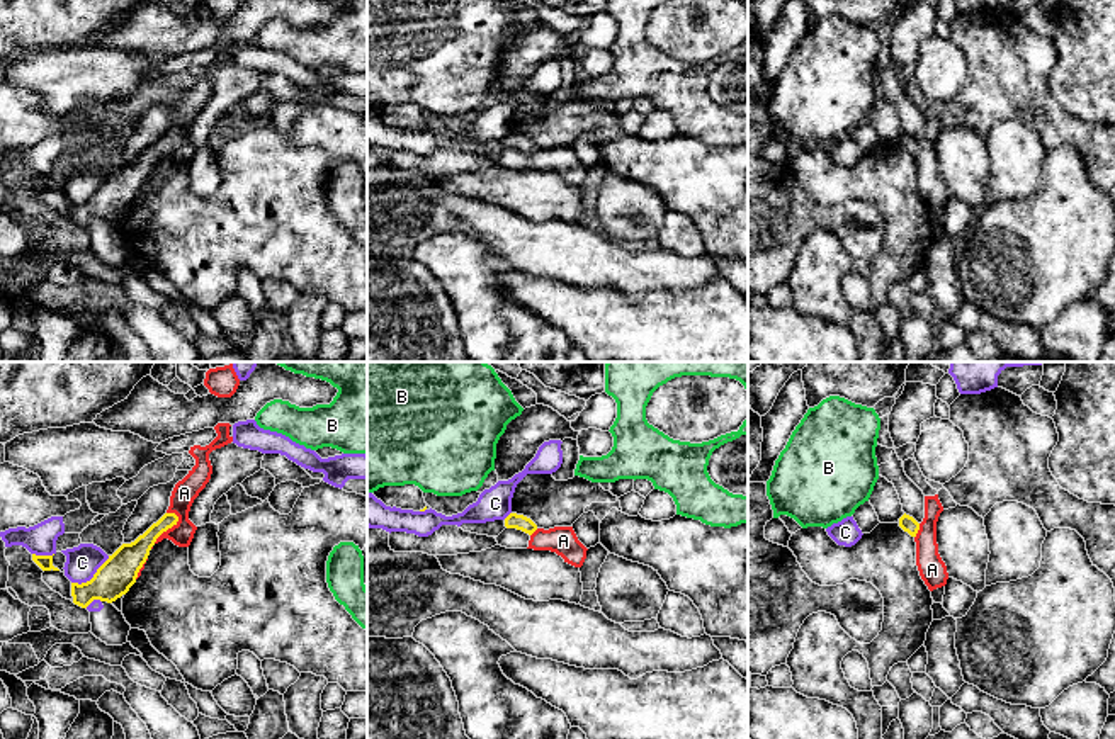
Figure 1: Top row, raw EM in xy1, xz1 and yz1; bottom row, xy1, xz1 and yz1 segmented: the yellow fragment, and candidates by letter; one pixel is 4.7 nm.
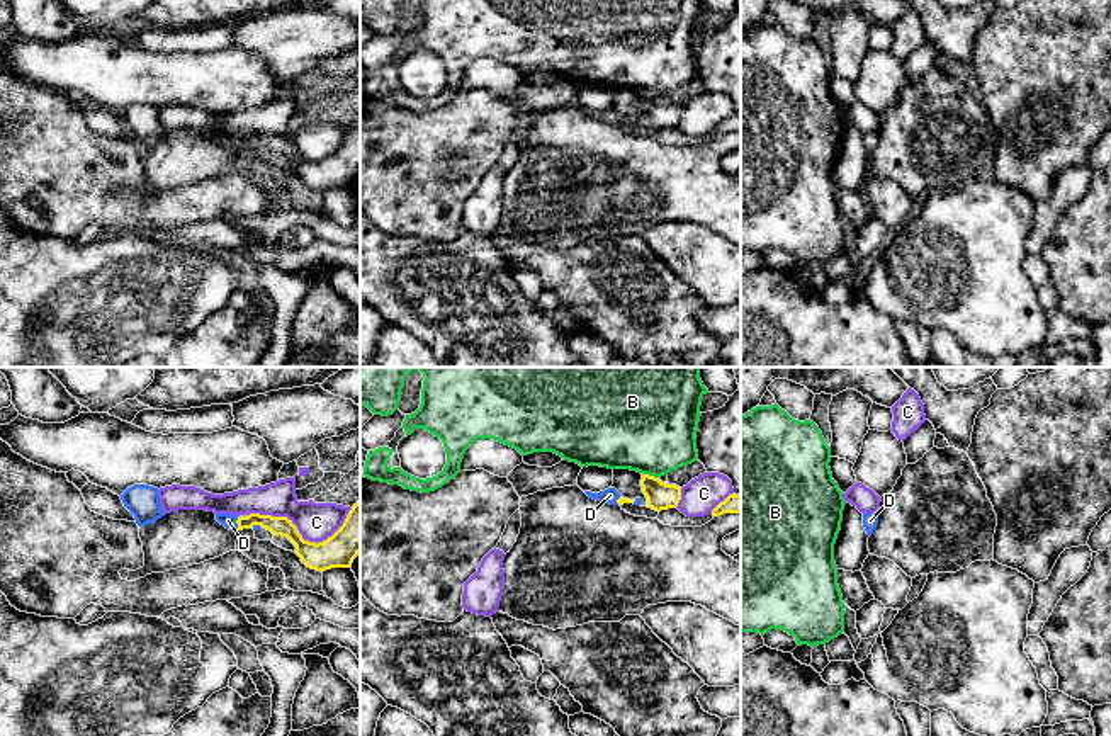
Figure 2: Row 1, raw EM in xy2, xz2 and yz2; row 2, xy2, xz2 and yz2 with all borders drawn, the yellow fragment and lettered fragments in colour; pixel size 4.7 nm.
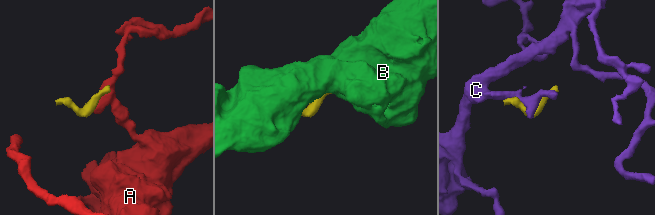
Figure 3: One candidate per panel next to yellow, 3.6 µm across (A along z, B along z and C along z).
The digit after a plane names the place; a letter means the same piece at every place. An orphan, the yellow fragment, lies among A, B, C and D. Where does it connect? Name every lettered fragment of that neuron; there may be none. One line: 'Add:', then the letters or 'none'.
Add: D

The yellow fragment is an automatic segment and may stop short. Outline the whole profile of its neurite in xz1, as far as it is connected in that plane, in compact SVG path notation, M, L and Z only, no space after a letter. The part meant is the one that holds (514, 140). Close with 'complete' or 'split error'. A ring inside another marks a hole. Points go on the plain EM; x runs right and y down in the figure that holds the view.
M510 133L505 138L505 146L522 149L529 155L532 155L537 149L537 144L530 138L517 133Z; complete

